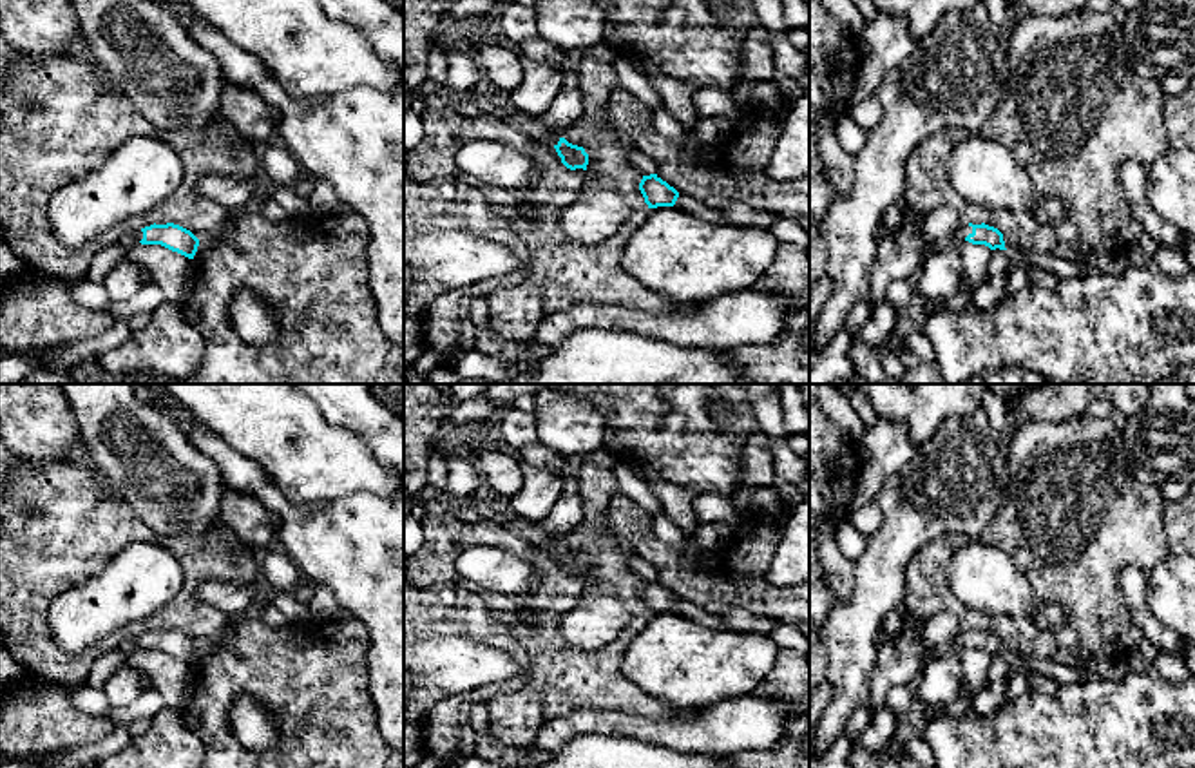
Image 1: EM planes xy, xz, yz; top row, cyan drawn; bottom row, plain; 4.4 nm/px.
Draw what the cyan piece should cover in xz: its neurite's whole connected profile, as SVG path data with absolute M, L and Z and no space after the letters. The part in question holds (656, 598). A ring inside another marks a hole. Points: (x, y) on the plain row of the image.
M657 580L643 581L639 596L648 614L674 612L679 603L679 598Z

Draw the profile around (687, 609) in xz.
M679 598L679 603L677 603L674 612L679 614L679 616L695 619L695 621L699 621L706 627L713 627L713 629L722 629L724 627L719 614L713 614L713 612L710 612L706 609L701 609L695 603L681 600L681 598Z

